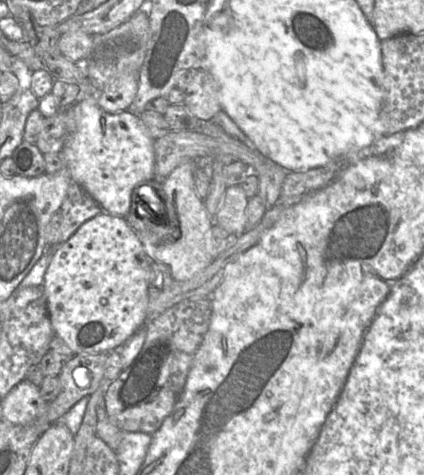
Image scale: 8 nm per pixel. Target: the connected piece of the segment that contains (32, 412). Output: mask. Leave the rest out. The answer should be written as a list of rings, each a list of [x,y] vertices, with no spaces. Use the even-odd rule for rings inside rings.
[[[23,379],[1,400],[2,418],[15,425],[32,423],[46,410],[39,386]]]

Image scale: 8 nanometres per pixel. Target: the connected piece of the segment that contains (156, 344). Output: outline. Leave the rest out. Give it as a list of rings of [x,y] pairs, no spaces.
[[[212,295],[192,297],[147,322],[147,337],[140,353],[117,379],[108,382],[104,397],[107,417],[121,431],[153,436],[162,427],[184,392],[196,352],[209,330],[212,314]]]

